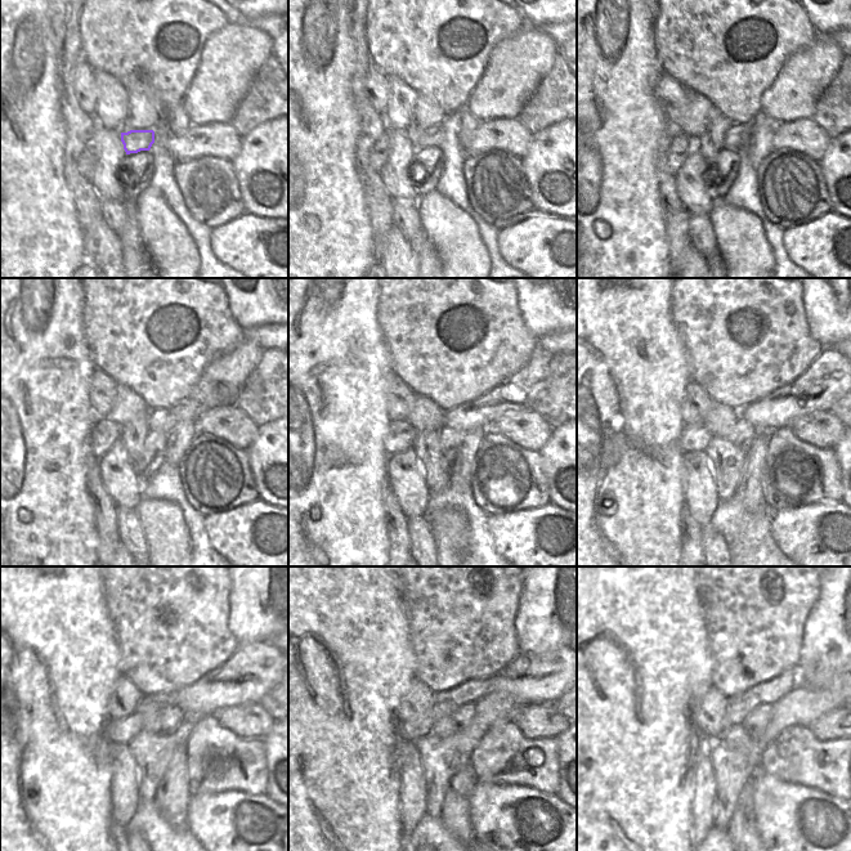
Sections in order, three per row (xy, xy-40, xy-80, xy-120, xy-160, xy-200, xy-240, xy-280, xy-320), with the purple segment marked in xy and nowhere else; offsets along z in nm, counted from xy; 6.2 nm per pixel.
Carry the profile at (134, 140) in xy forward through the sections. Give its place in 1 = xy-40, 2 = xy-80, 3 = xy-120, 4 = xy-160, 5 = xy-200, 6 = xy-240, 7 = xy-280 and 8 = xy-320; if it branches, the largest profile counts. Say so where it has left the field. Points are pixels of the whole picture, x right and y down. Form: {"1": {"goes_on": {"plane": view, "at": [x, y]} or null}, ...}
{"1": {"goes_on": {"plane": "xy-40", "at": [431, 138]}}, "2": {"goes_on": {"plane": "xy-80", "at": [737, 134]}}, "3": {"goes_on": {"plane": "xy-120", "at": [161, 419]}}, "4": {"goes_on": {"plane": "xy-160", "at": [516, 393]}}, "5": {"goes_on": {"plane": "xy-200", "at": [829, 377]}}, "6": {"goes_on": {"plane": "xy-240", "at": [256, 667]}}, "7": {"goes_on": {"plane": "xy-280", "at": [542, 679]}}, "8": {"goes_on": {"plane": "xy-320", "at": [820, 690]}}}

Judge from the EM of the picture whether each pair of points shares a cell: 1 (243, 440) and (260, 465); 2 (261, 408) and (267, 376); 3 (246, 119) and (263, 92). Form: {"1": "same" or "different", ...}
{"1": "different", "2": "same", "3": "same"}

